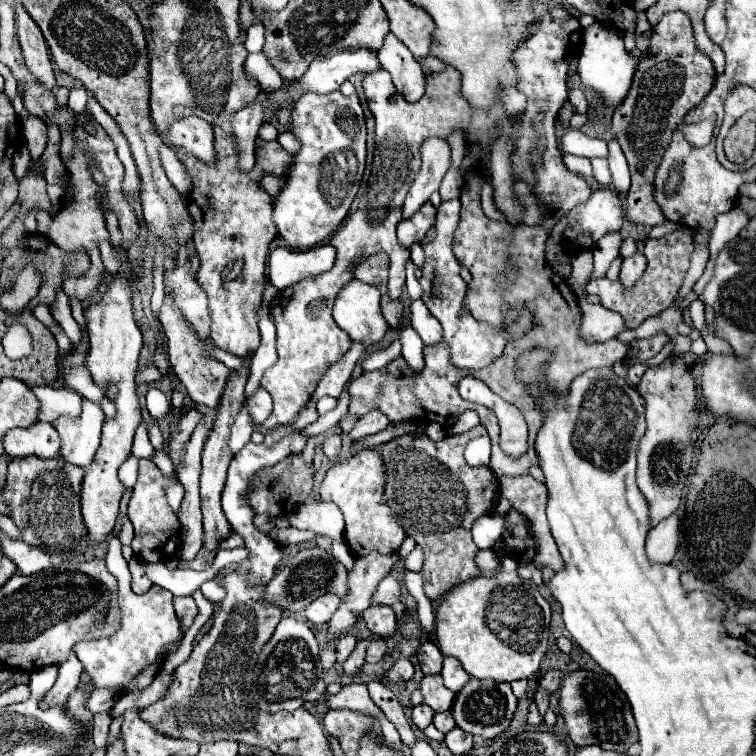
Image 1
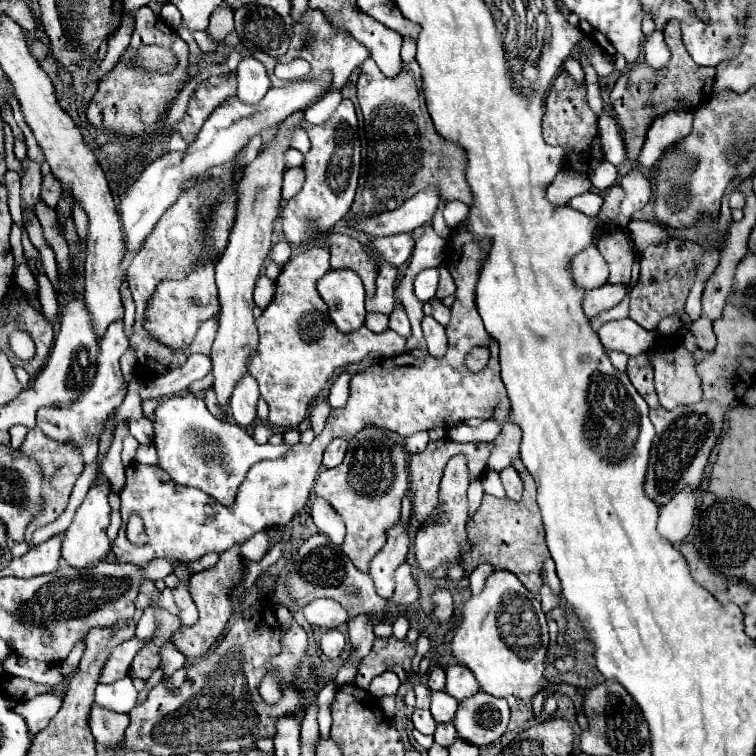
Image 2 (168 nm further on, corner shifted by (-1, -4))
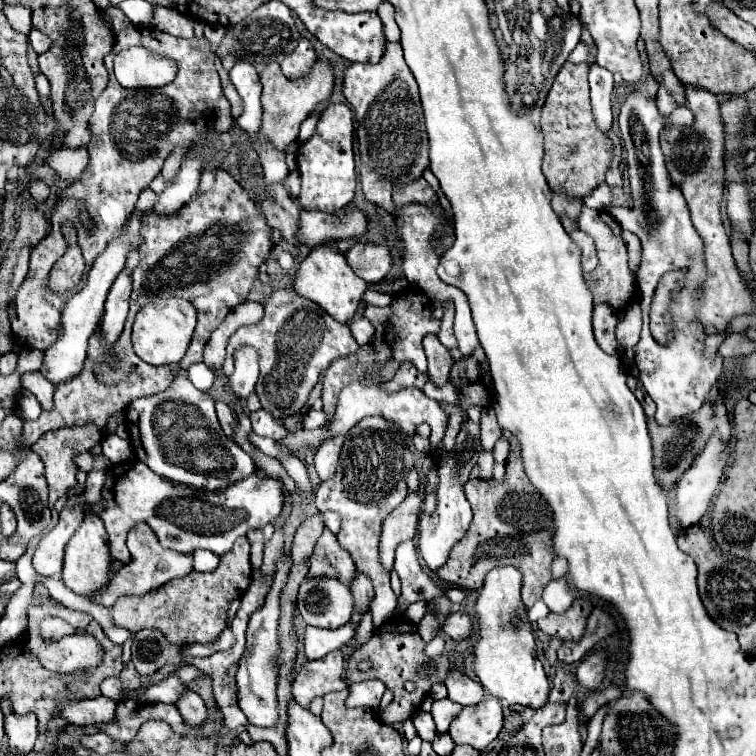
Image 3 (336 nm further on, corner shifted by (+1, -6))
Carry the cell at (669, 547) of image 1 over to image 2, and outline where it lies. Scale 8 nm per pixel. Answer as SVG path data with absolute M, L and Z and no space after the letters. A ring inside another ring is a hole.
M684 488L684 492L678 492L668 504L662 506L658 532L672 544L680 544L692 530L696 514L696 494L698 488Z

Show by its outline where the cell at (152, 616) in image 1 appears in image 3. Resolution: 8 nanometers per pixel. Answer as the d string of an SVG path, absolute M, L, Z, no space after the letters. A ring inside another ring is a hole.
M118 676L106 678L106 680L100 684L100 688L102 688L102 694L104 694L106 698L120 700L120 680L118 680Z

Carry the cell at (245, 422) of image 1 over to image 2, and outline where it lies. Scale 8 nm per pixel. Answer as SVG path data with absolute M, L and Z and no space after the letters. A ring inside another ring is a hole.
M246 374L238 380L234 386L232 398L230 398L230 412L236 424L240 426L250 426L256 420L256 402L260 398L256 378L252 374Z

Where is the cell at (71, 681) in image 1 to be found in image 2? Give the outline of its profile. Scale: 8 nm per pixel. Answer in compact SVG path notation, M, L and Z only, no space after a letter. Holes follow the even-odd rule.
M54 690L54 692L40 694L28 702L20 702L14 706L14 712L24 716L28 724L28 732L32 732L32 736L42 732L48 726L48 722L56 716L56 712L62 706L62 694L64 692Z

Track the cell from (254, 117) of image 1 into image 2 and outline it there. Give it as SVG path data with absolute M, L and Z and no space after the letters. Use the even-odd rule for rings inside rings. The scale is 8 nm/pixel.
M242 58L236 70L236 80L238 80L238 98L246 104L260 102L270 88L266 68L256 58Z

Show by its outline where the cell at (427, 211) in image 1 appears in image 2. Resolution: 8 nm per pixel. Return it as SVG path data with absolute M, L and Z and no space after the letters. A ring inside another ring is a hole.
M396 234L396 236L374 238L370 246L376 262L388 262L392 266L400 266L408 260L414 248L414 240L410 234Z

